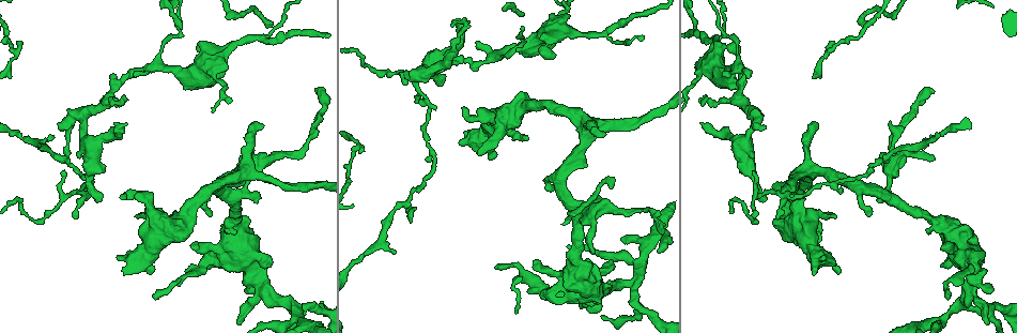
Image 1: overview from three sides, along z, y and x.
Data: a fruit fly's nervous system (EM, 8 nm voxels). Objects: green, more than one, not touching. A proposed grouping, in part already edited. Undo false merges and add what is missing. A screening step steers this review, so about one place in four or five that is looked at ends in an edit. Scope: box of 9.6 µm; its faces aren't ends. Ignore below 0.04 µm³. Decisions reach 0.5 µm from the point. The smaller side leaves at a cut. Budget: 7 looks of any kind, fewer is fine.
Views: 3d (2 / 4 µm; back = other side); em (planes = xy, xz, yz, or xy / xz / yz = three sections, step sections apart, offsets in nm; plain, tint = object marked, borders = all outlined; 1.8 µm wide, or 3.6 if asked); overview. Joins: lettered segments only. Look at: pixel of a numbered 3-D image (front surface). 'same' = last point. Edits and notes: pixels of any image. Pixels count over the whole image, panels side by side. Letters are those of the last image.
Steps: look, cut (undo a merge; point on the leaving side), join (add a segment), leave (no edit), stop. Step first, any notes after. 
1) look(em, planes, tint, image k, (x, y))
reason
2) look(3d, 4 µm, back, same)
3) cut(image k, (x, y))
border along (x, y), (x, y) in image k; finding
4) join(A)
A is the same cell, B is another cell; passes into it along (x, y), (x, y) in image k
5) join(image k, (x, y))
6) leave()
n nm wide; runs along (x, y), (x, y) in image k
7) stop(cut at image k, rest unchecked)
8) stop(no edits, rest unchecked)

look(3d, 2 µm, image 1, (120, 82))
narrows sharply

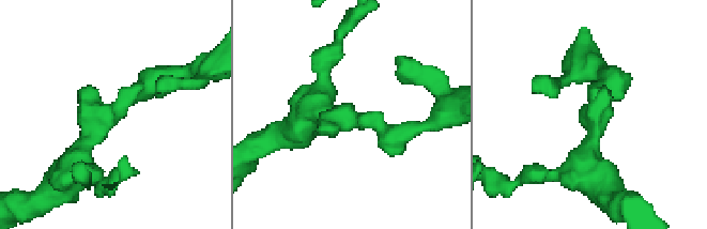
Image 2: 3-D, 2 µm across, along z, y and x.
look(em, planes, borders, image 2, (357, 122))

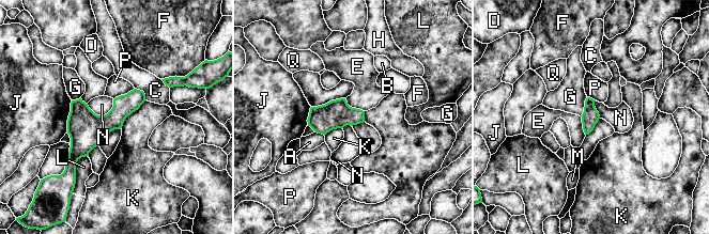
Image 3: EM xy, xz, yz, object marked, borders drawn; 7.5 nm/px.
leave()
A, B, C, D, E, F, G, H, J, K, L, M, N, P and Q are other cells; border along (113, 99), (104, 114), (87, 104) in image 3; continuous, no second neuron

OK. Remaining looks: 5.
look(em, planes, tint, image 1, (571, 208))
a narrow waist

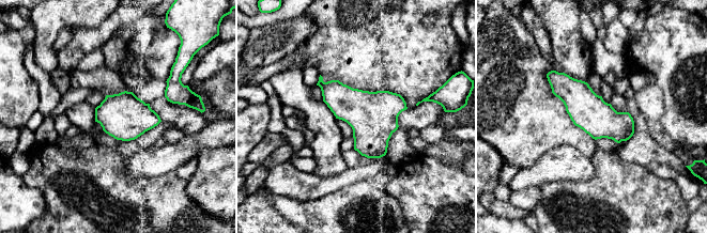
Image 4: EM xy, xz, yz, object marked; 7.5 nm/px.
look(em, planes, borders, same)

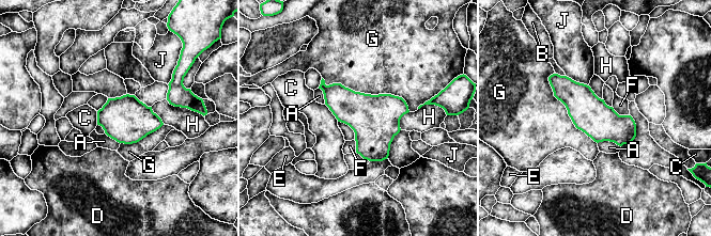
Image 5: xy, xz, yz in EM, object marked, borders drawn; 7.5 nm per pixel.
leave()
280 nm wide; G touches over 700 nm; A, B, C, D, E, F, G, H and J are other cells; one neuron here

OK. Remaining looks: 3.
look(3d, 4 µm, image 1, (490, 159))
stops while still wide

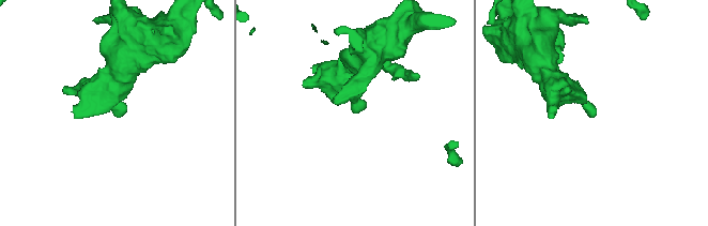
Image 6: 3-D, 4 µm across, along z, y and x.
look(em, xz, step 8, borders, image 6, (356, 110))
need the tissue

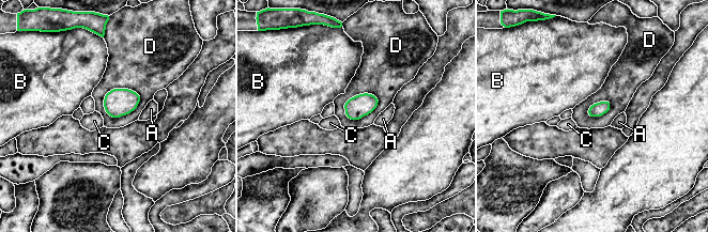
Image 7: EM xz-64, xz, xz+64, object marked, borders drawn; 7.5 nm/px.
look(em, planes, borders, same)

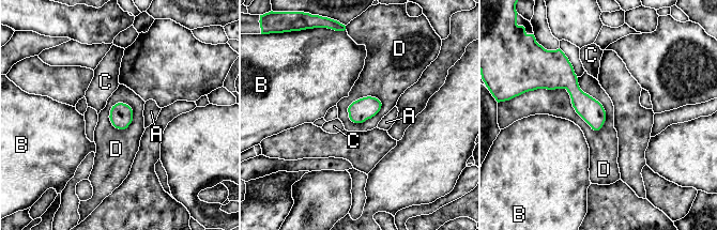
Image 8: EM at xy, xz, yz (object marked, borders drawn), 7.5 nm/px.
leave()
D touches over 600 nm; A, B, C and D are other cells; no lettered segment goes on from it

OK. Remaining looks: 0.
stop(no edits, rest unchecked)

